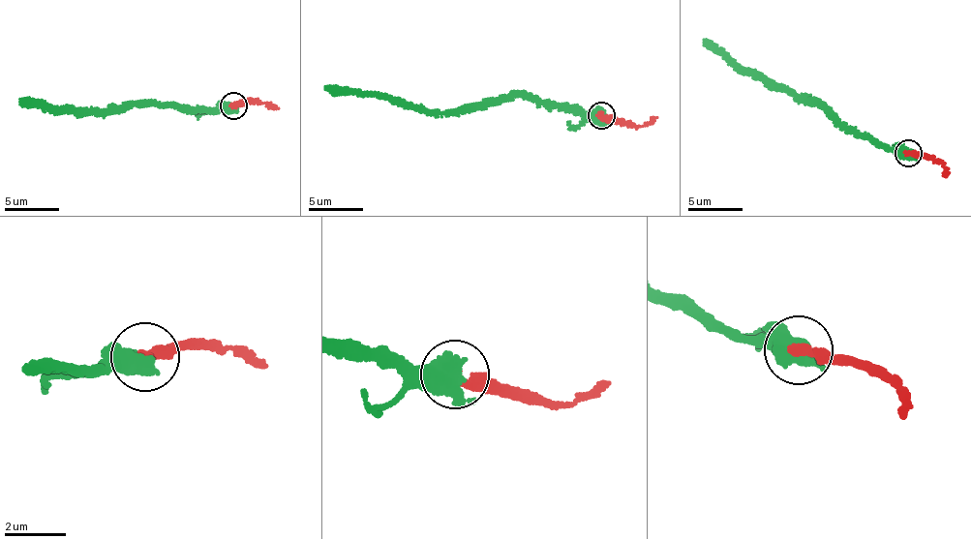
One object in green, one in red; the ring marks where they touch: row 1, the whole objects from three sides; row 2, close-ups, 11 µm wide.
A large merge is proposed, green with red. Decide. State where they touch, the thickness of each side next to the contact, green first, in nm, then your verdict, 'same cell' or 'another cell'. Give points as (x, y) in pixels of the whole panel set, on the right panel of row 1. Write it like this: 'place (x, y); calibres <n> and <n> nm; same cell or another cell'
place (908, 153); calibres 750 and 360 nm; another cell

